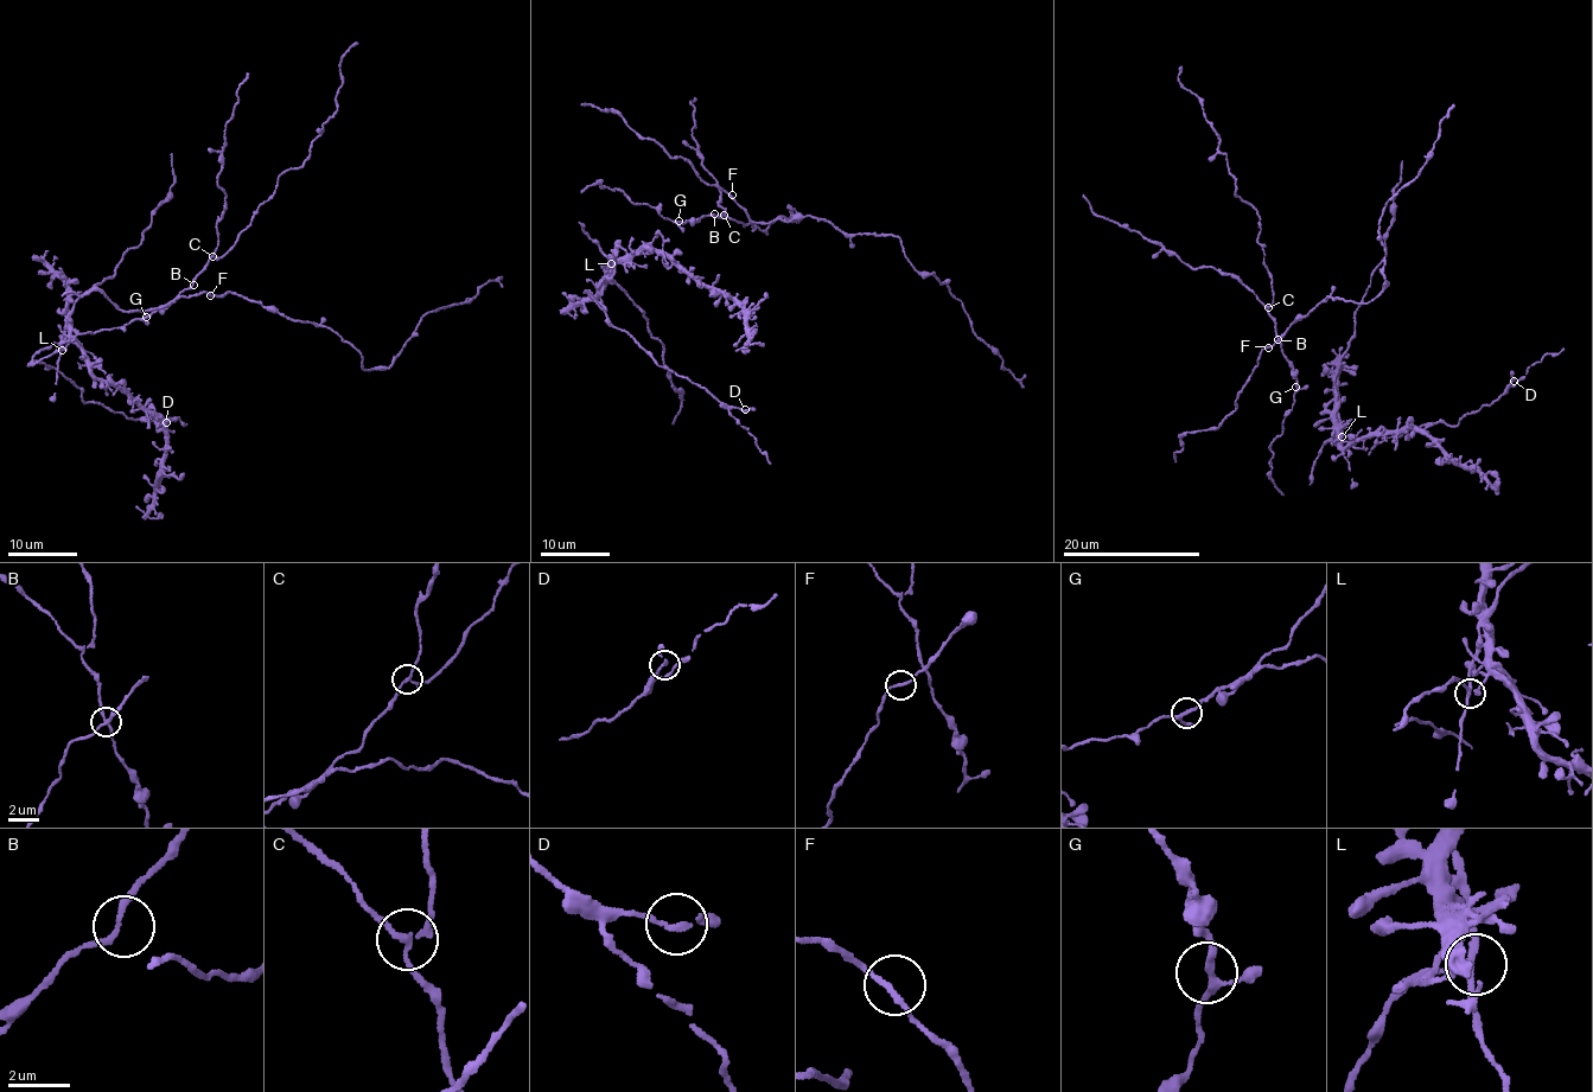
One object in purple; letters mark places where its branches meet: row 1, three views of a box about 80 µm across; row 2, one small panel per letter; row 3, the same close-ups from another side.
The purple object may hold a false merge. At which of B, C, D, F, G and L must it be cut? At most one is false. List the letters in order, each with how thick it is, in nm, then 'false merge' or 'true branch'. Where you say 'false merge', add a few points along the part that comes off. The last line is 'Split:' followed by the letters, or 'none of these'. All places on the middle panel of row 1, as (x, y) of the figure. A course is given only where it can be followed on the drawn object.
B: 180 nm thick; true branch
C: 150 nm thick; false merge; foreign part runs (724, 216), (726, 210), (719, 204), (720, 187), (702, 165), (693, 139), (694, 106), (690, 103), (695, 99)
D: 150 nm thick; true branch
F: 170 nm thick; true branch
G: 200 nm thick; true branch
L: 200 nm thick; true branch
Split: C

